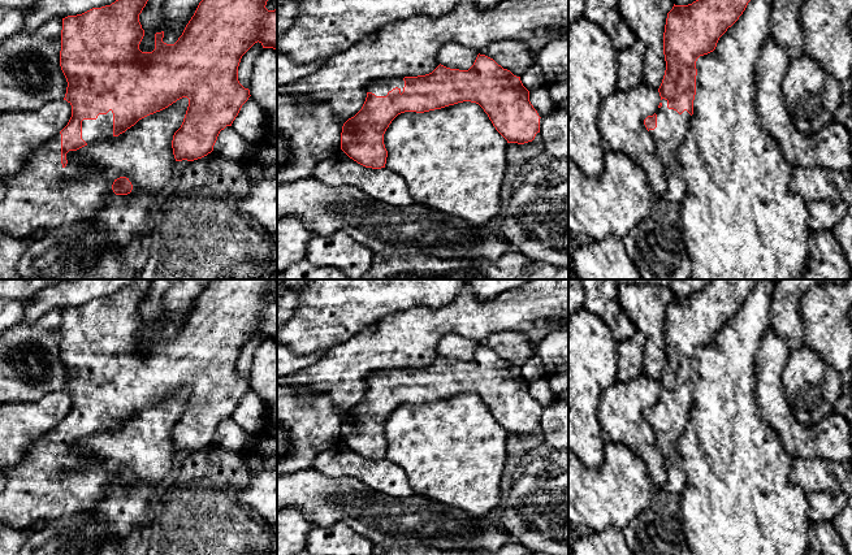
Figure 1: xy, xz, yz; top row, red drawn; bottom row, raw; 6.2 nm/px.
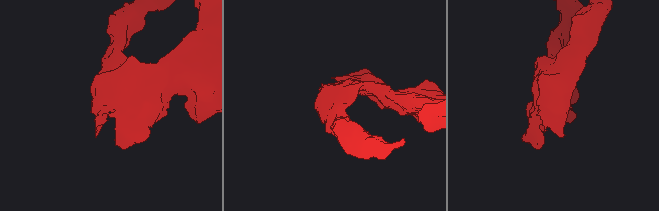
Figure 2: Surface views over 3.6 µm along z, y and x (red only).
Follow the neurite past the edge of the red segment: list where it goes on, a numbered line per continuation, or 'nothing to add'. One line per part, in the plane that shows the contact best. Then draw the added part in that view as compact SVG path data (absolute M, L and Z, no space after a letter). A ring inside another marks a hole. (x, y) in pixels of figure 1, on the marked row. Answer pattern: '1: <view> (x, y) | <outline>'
1: xy (93, 130) | M113 113L99 114L96 120L82 121L82 139L88 144L113 138Z

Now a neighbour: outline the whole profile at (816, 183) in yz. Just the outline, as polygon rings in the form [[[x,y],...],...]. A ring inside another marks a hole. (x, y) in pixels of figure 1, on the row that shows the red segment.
[[[823,166],[792,168],[791,190],[806,204],[844,200],[852,205],[852,172],[847,181],[842,172]]]

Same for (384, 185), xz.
[[[342,149],[319,162],[313,177],[329,186],[351,185],[368,196],[394,207],[414,204],[406,181],[389,168],[366,168]]]

